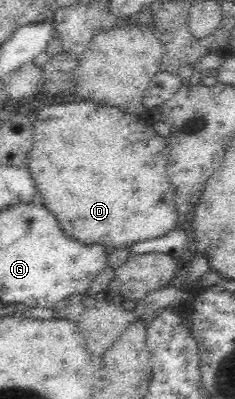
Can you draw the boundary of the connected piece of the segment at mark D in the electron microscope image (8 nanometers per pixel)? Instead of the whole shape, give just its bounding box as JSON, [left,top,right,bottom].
[25,101,179,248]

